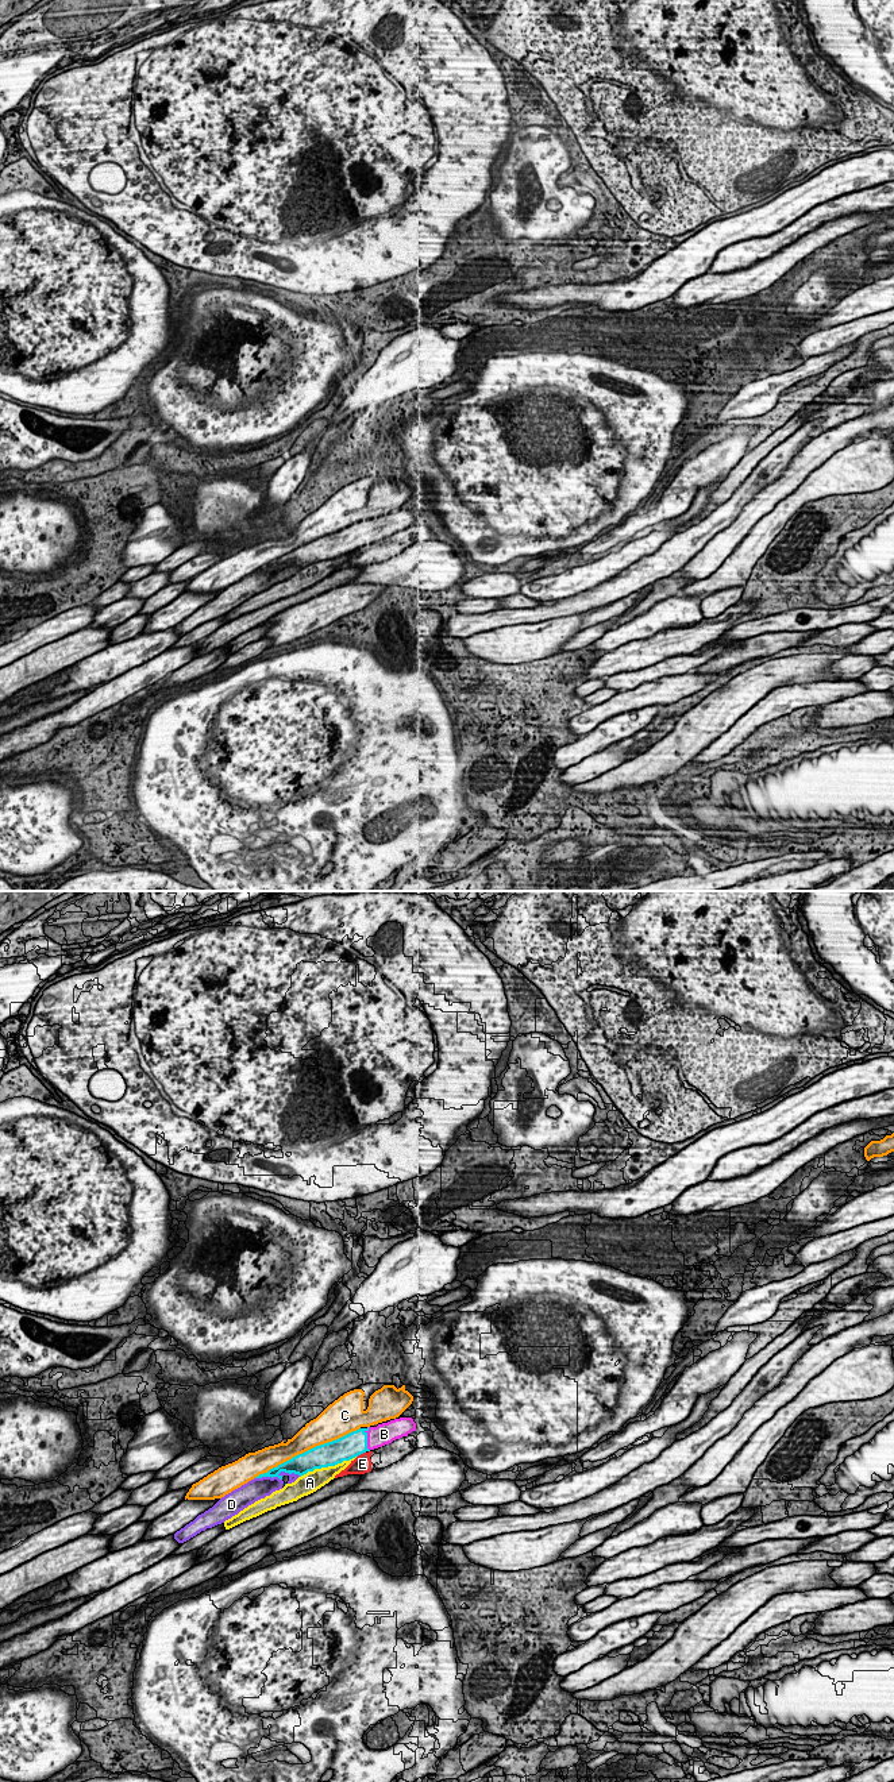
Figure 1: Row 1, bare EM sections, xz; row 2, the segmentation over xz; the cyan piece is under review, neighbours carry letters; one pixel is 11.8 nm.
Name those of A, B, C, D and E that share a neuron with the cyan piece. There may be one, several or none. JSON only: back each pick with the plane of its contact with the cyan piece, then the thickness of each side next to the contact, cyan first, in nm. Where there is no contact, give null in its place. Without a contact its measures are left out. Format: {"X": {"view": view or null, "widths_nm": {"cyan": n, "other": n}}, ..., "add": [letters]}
{"B": {"view": "xz", "widths_nm": {"cyan": 280, "other": 260}}, "add": ["B"]}

